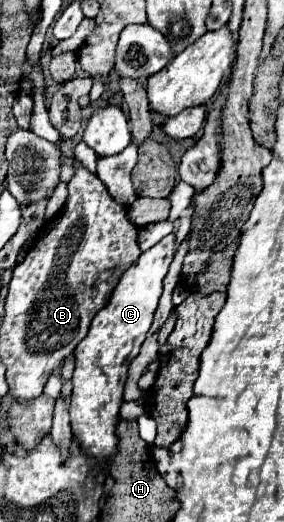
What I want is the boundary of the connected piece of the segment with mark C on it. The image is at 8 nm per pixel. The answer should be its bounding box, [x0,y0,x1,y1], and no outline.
[71,233,175,465]

